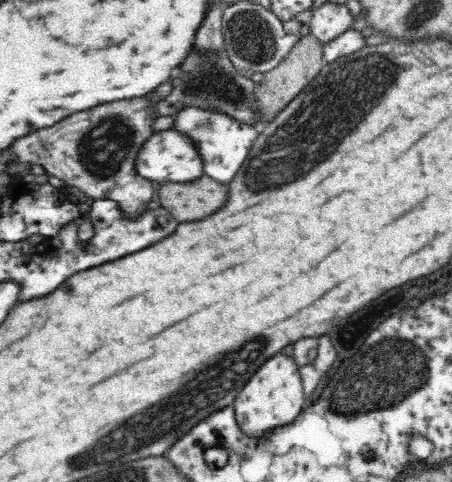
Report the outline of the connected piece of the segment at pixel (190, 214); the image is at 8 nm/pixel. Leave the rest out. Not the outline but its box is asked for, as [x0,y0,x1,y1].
[158,176,228,222]

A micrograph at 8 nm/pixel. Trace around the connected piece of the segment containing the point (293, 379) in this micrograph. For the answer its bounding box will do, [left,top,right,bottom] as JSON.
[232,353,306,438]

